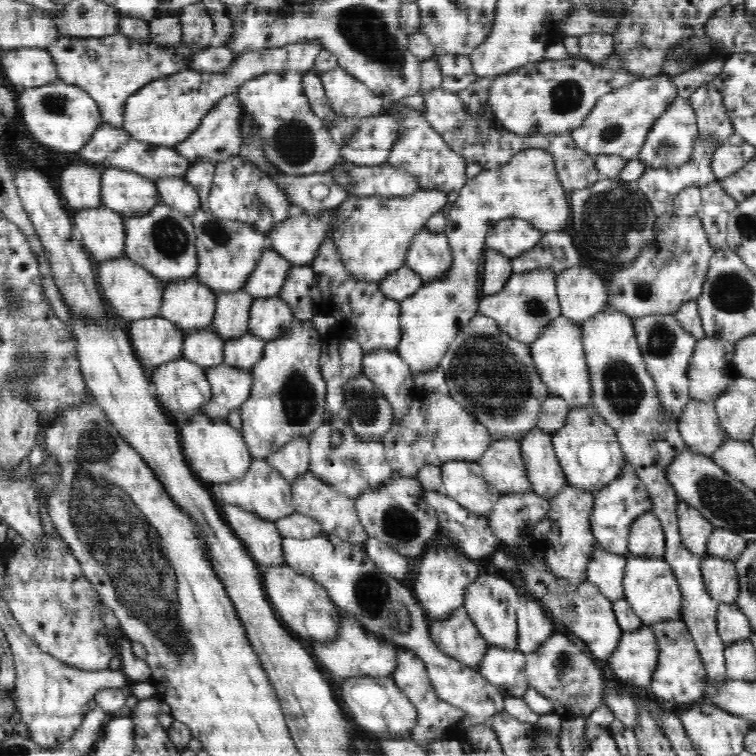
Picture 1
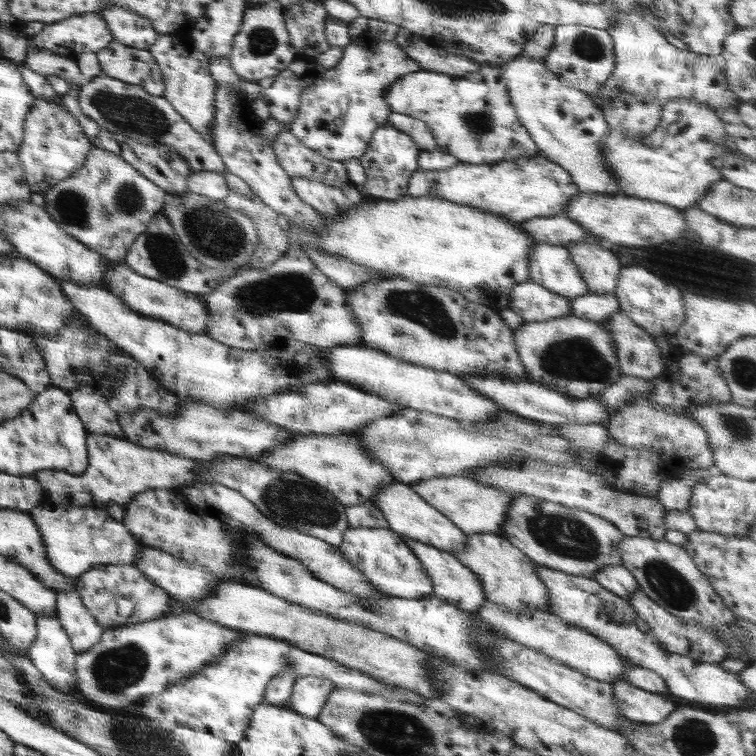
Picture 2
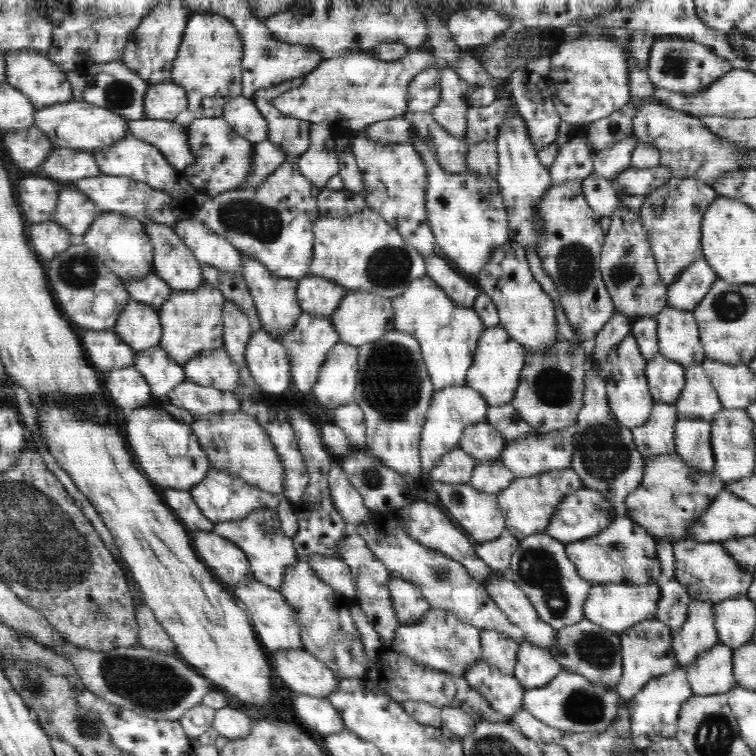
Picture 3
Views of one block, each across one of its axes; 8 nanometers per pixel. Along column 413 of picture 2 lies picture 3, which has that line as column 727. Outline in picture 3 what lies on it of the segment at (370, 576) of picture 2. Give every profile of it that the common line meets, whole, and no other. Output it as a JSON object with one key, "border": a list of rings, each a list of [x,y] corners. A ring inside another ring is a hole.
{"border":[[[682,539],[673,543],[673,553],[675,579],[686,587],[692,599],[717,603],[721,600],[745,596],[754,580],[754,573],[740,567],[721,542]]]}

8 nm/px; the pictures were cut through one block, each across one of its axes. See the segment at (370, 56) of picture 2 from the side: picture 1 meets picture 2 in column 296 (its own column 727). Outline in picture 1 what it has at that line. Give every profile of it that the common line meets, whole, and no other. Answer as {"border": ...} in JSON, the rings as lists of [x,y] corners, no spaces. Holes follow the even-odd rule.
{"border":[[[712,81],[698,86],[689,97],[697,118],[699,138],[713,138],[718,145],[733,135],[732,121],[726,115],[726,105],[722,91],[714,87]]]}

